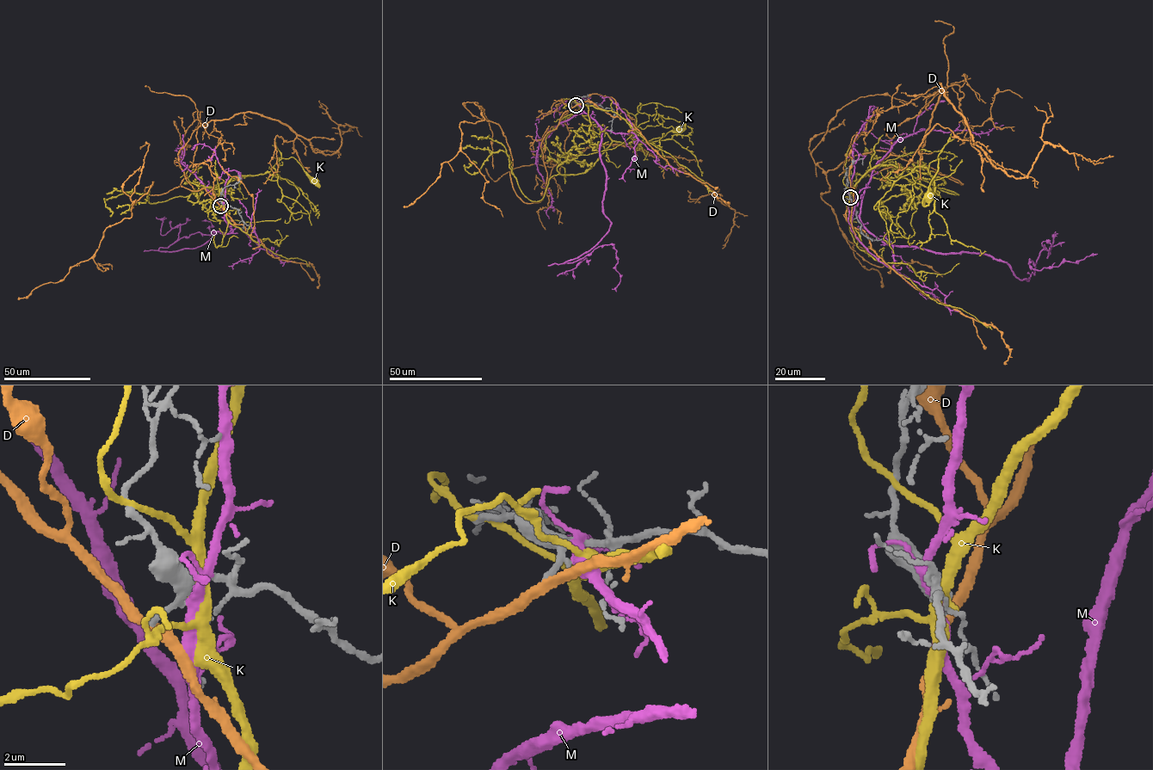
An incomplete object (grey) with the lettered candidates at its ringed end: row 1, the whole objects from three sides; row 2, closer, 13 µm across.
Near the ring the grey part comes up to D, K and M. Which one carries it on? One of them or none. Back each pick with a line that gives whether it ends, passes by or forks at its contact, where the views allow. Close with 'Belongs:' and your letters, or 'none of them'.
Belongs: none of them

